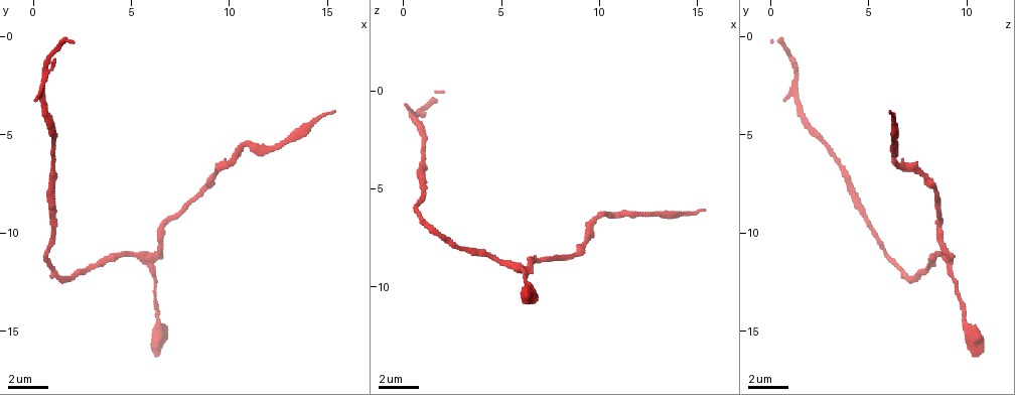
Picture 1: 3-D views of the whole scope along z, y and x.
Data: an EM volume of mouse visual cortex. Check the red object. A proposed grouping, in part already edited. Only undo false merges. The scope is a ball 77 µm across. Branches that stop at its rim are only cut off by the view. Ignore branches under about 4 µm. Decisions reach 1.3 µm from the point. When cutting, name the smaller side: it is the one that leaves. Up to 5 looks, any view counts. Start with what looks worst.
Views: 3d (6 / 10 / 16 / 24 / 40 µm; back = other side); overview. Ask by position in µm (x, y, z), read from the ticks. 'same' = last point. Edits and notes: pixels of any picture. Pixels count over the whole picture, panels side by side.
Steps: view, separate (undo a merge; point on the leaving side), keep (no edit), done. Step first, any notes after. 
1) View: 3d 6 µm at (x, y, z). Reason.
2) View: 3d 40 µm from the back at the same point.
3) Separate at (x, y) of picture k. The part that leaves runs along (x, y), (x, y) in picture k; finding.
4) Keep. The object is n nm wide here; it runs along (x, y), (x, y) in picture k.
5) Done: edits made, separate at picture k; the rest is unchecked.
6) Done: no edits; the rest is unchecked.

View: 3d 10 µm at (6.1, 11.6, 9.1). Branch point.

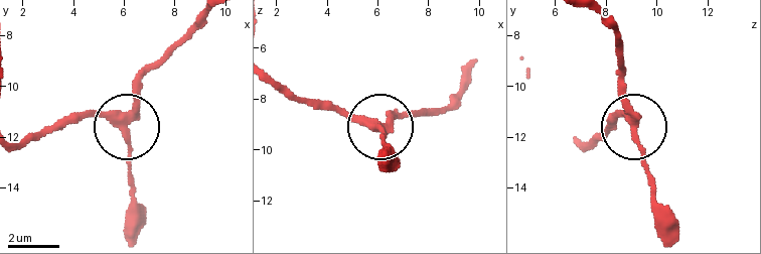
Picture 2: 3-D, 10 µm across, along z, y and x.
Keep. 3 arms meet here; it runs along (603, 132), (620, 115), (629, 123), (650, 191) in picture 2; all the same neuron.

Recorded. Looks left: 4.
View: 3d 16 µm at (12.5, 5.7, 6.2).

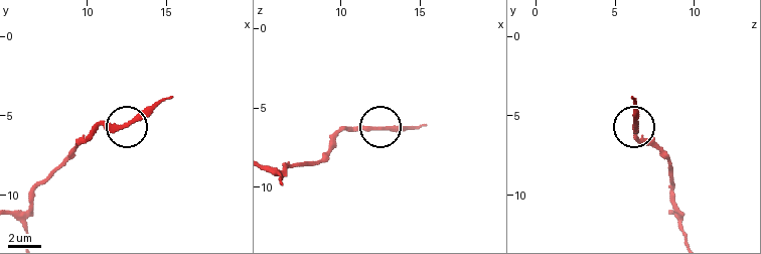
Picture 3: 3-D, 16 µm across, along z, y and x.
Keep. It runs along (17, 213), (95, 131), (131, 125), (158, 101) in picture 3; one neuron here.

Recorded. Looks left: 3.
View: 3d 10 µm at (1.2, 12.1, 6.9). Thick turns thin.

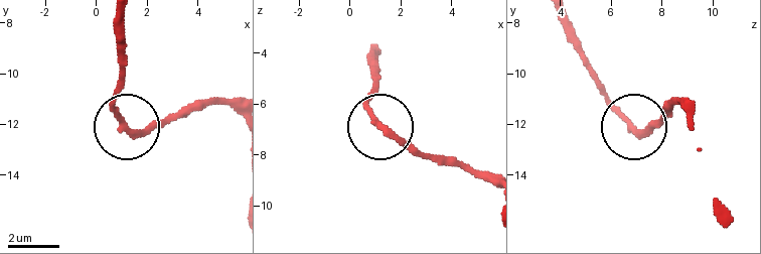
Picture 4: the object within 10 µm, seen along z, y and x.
View: 3d 10 µm from the back at (1.2, 12.0, 6.8).

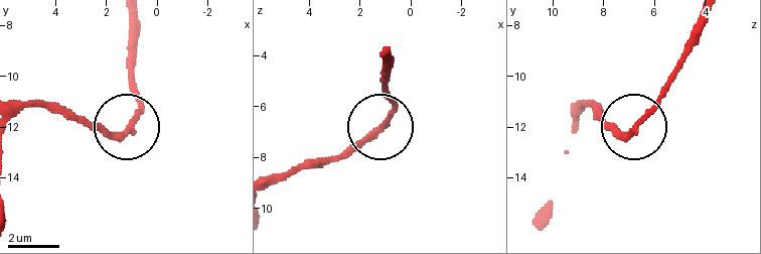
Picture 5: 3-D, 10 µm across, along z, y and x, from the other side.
Keep. It runs along (341, 152), (358, 145), (389, 113), (385, 83) in picture 5; all the same neuron.

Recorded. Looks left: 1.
Done: no edits; the rest is unchecked.

